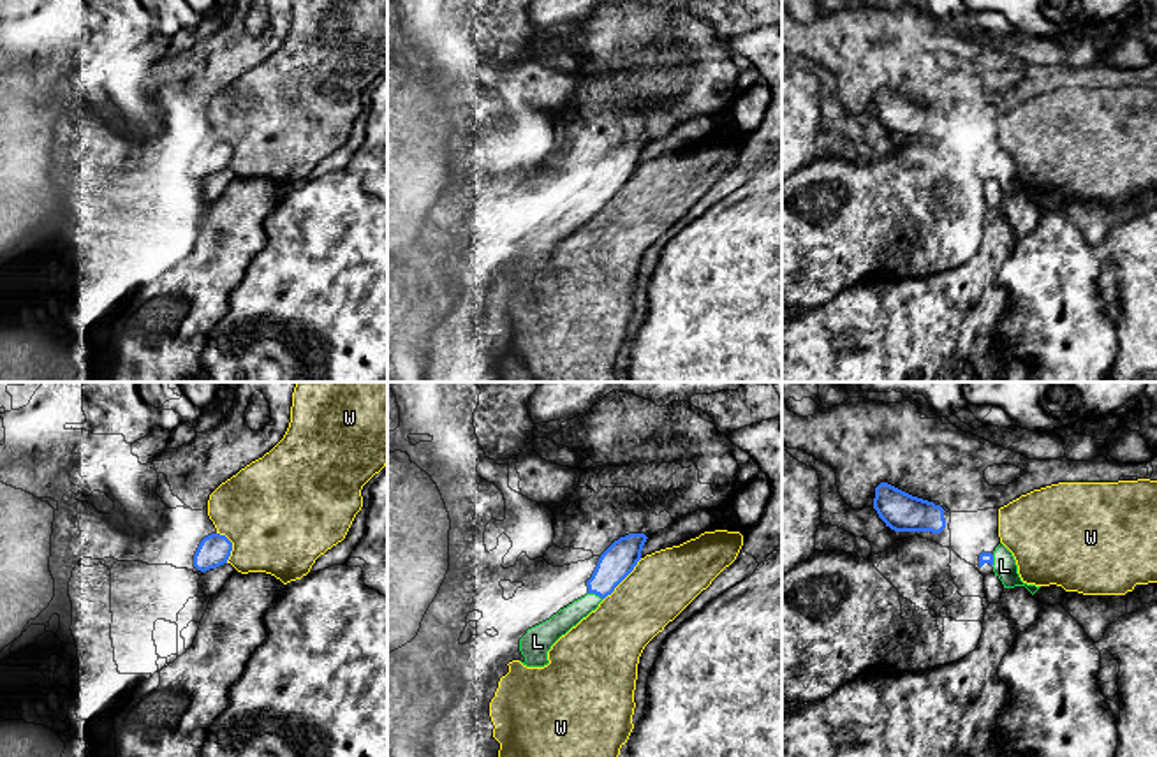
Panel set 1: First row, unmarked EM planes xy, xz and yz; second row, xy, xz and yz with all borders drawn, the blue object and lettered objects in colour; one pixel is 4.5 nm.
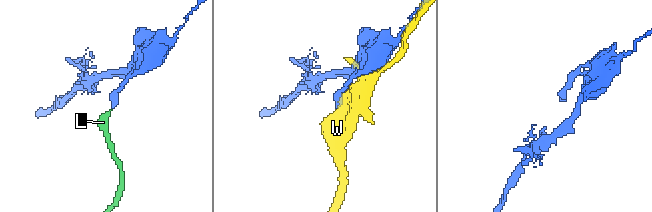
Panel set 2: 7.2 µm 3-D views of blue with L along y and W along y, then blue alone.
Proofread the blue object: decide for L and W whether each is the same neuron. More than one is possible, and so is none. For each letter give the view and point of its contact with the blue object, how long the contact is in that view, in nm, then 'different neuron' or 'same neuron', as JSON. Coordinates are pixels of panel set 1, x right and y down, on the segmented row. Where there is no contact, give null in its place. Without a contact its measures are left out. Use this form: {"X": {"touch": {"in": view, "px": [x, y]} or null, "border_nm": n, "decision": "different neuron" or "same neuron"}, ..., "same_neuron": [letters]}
{"L": {"touch": {"in": "xz", "px": [596, 594]}, "border_nm": 80, "decision": "same neuron"}, "W": {"touch": {"in": "xz", "px": [624, 578]}, "border_nm": 260, "decision": "different neuron"}, "same_neuron": ["L"]}

